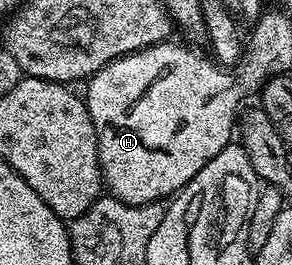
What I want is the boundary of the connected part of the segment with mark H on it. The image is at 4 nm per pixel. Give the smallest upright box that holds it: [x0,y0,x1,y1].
[86,40,238,205]

